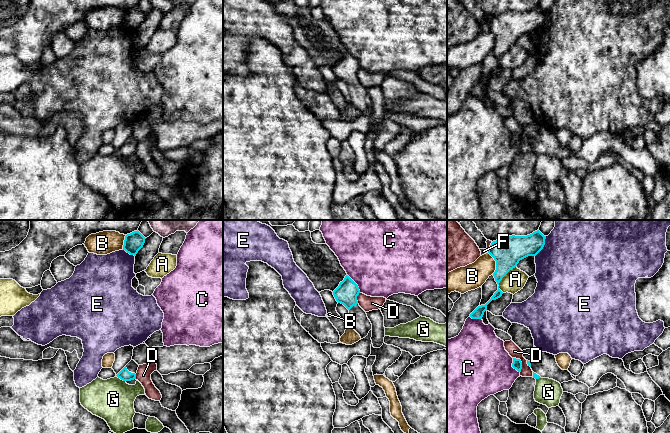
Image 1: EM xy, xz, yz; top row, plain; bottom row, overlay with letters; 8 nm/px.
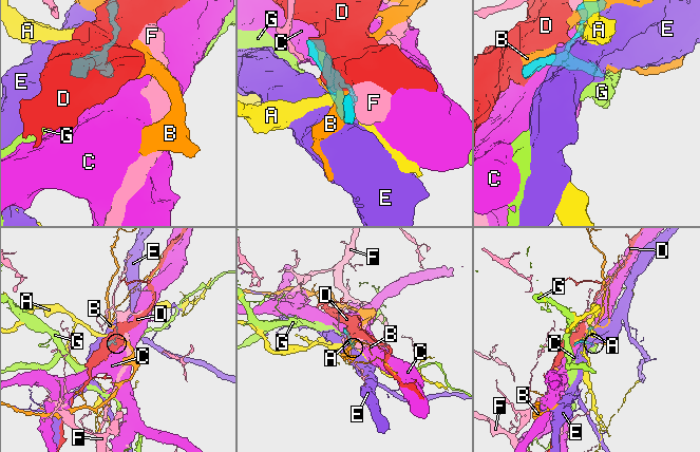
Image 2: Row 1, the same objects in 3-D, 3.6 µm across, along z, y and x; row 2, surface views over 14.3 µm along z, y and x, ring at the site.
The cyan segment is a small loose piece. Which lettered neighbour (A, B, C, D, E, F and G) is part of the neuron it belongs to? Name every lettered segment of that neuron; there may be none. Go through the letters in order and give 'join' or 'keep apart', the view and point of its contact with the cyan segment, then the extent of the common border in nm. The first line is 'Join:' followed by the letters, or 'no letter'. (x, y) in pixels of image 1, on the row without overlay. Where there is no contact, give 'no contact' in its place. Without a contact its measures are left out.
Join: no letter
A: keep apart; meets cyan in yz at (501, 55); contact 240 nm long
B: keep apart; meets cyan in yz at (496, 39); contact 190 nm long
C: keep apart; meets cyan in xz at (355, 59); contact 190 nm long
D: keep apart; meets cyan in yz at (521, 139); contact 140 nm long
E: keep apart; meets cyan in yz at (543, 22); contact 190 nm long
F: keep apart; meets cyan in yz at (489, 23); contact 100 nm long
G: keep apart; meets cyan in xy at (121, 155); contact 90 nm long

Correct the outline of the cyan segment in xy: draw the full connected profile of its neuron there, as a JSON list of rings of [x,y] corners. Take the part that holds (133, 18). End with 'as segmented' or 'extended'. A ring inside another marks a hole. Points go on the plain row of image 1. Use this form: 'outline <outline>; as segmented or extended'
outline [[[137,6],[125,12],[123,26],[136,32],[145,19],[145,13]]]; as segmented

